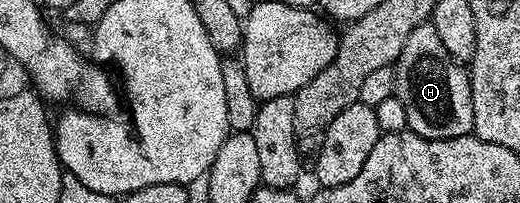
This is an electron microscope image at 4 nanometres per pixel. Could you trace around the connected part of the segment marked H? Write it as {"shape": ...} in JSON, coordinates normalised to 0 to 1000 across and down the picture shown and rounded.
{"shape":[[[829,113],[802,128],[802,148],[794,148],[794,167],[787,167],[756,330],[760,345],[758,468],[771,502],[771,522],[779,522],[779,581],[788,645],[827,690],[862,690],[912,655],[910,463],[900,340],[885,300],[875,296],[863,266],[863,246],[856,246],[856,207],[848,207],[848,167],[840,167],[840,148]]]}

